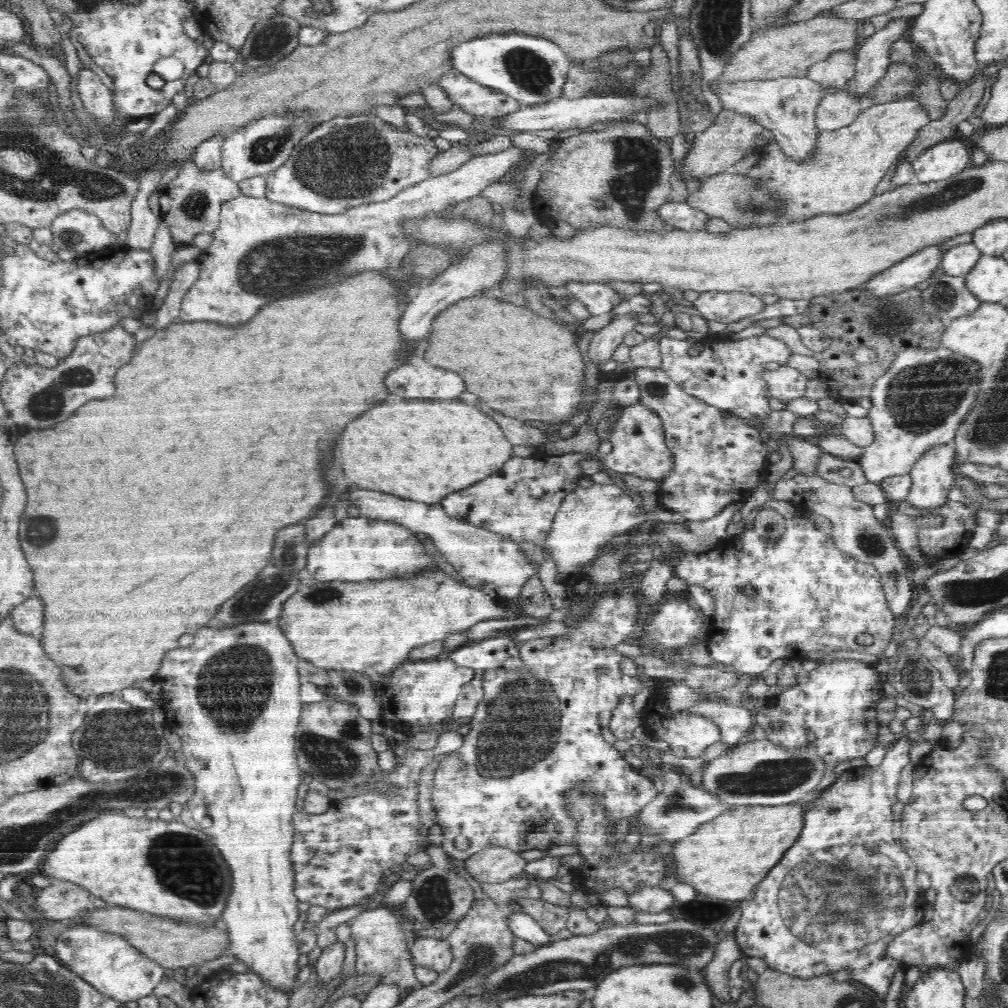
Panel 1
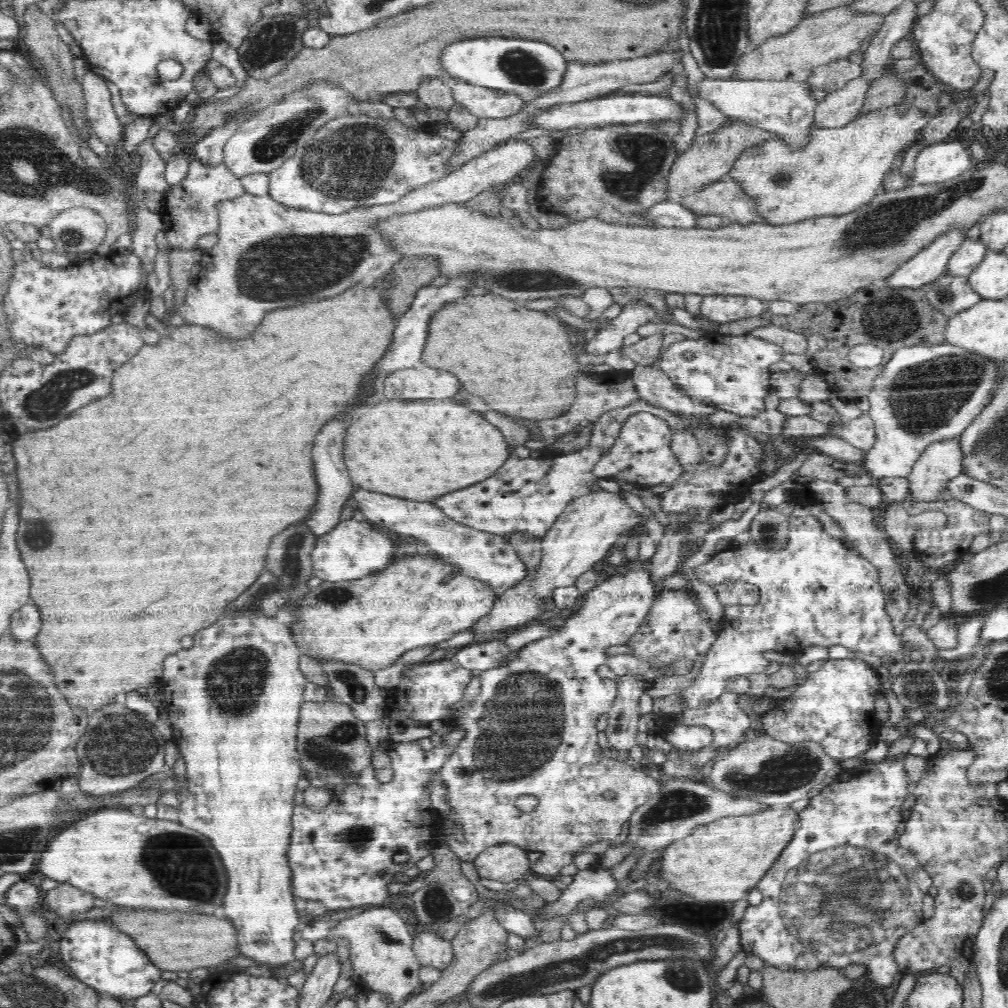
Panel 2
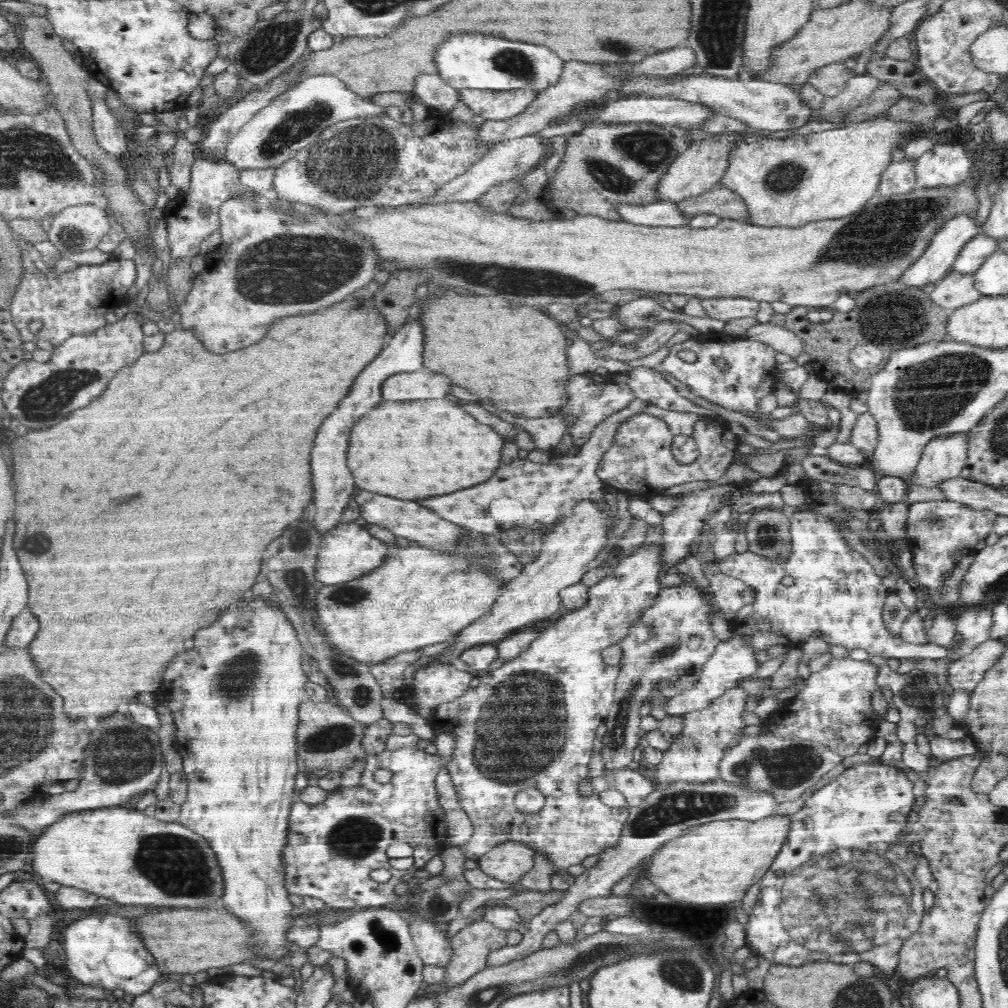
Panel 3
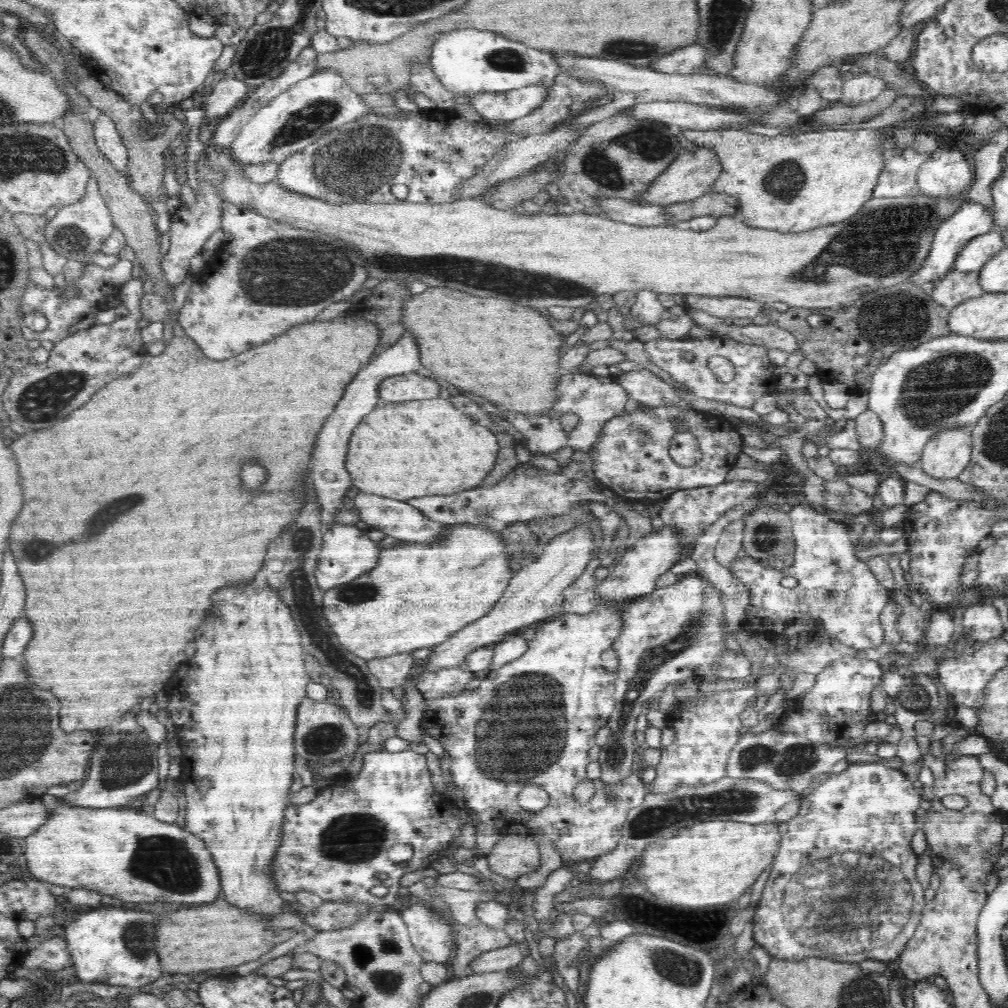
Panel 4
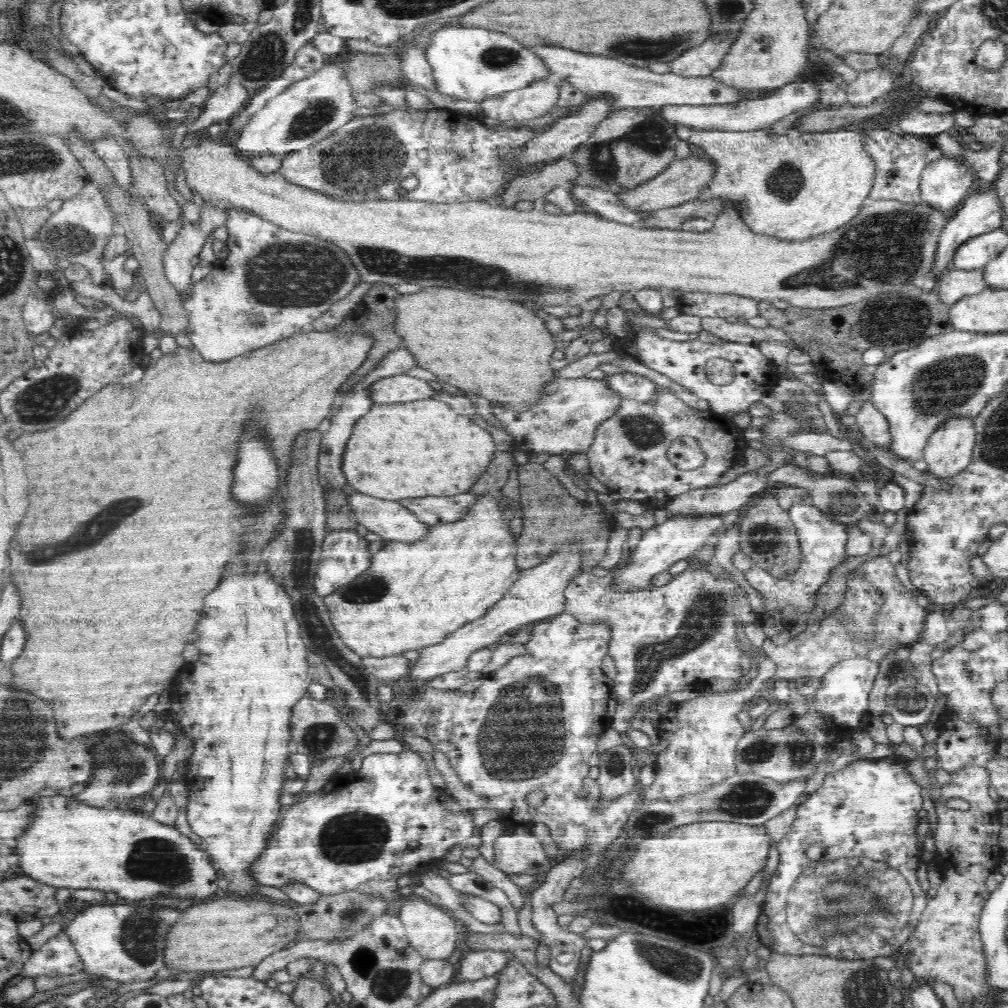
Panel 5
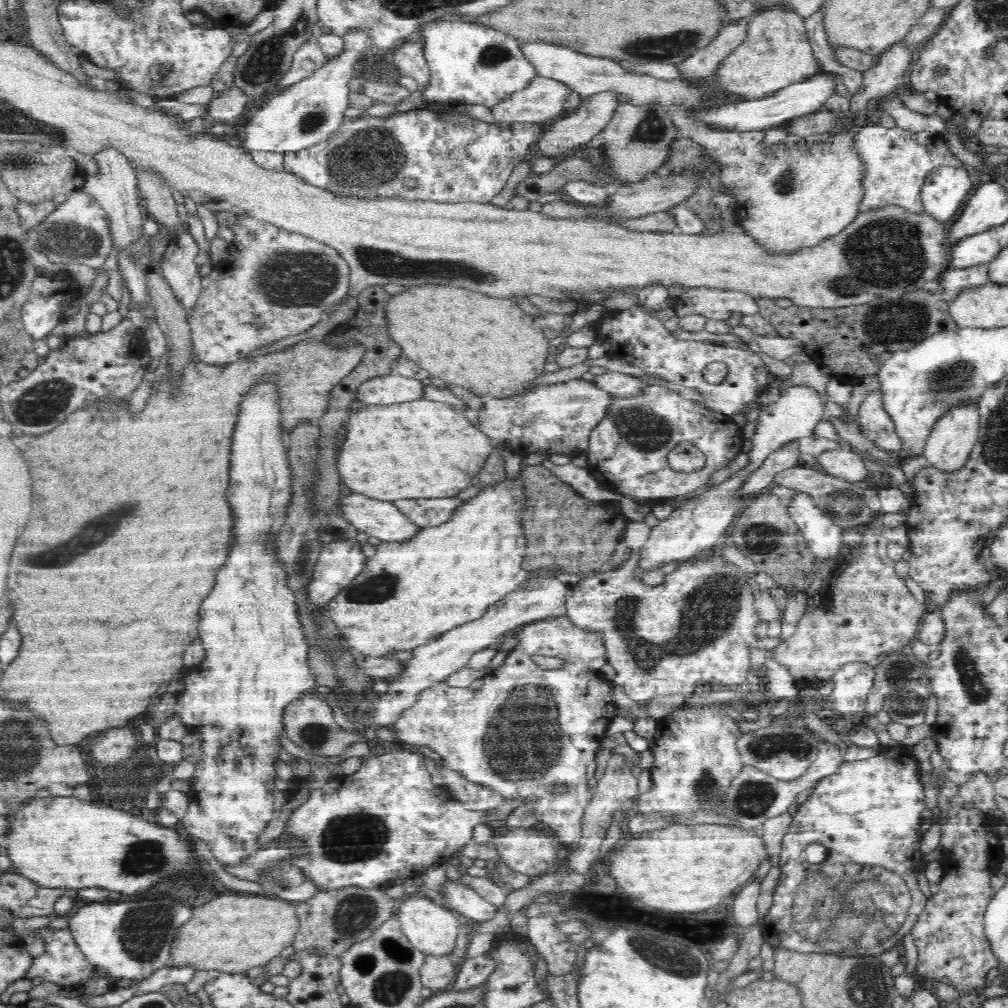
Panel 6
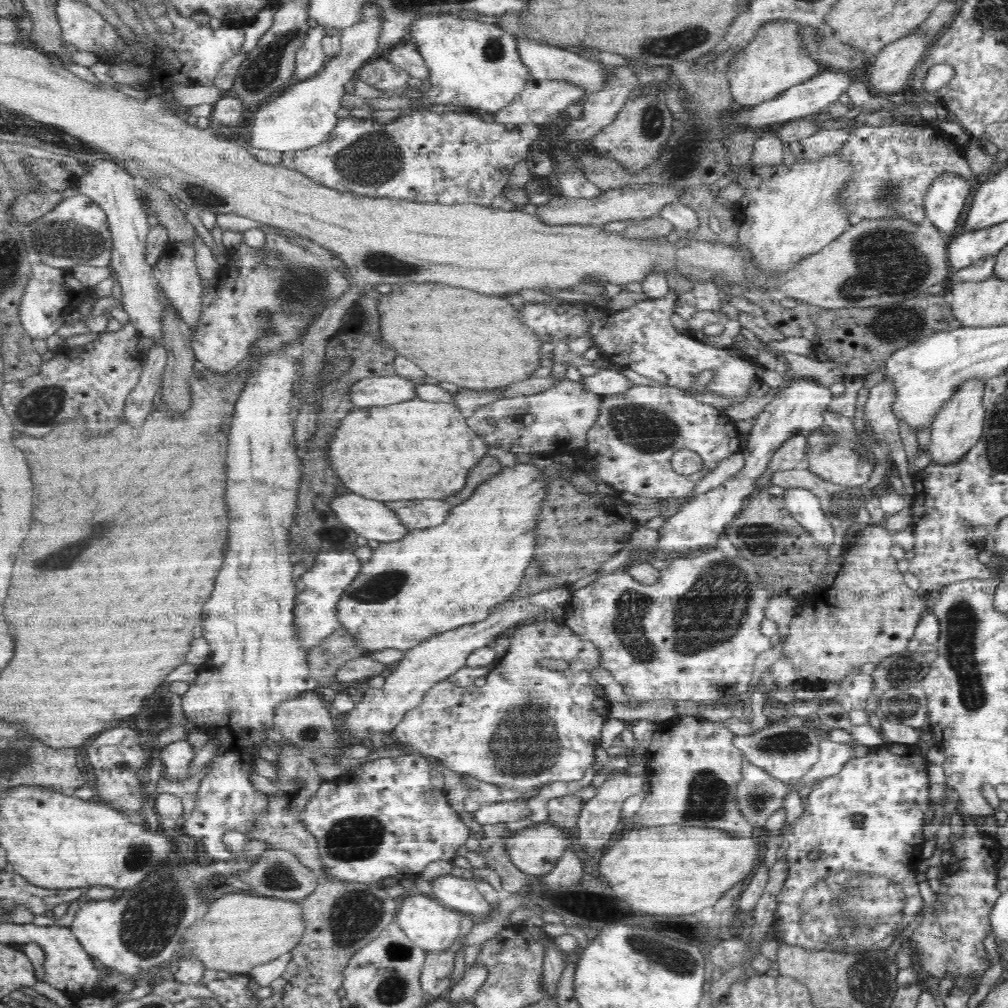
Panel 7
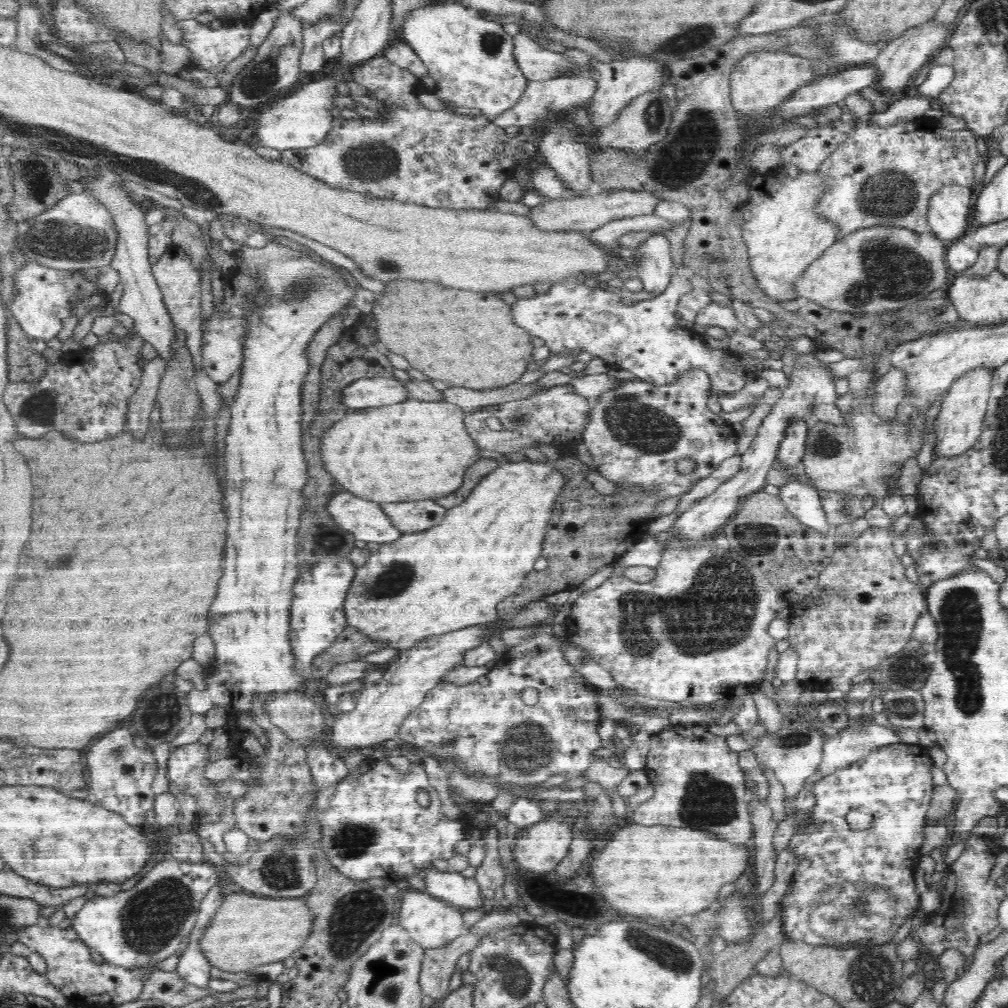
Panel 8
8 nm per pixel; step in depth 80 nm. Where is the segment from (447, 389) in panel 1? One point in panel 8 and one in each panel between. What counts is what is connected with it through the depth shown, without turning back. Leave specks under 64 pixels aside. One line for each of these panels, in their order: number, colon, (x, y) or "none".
2: (421, 382)
3: (420, 385)
4: (400, 388)
5: (400, 388)
6: (391, 389)
7: (380, 391)
8: (375, 392)

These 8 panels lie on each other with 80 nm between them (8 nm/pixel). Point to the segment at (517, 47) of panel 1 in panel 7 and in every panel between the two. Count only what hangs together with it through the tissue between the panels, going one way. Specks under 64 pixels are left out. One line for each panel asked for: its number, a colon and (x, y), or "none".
2: (528, 68)
3: (488, 63)
4: (467, 62)
5: (470, 63)
6: (472, 64)
7: (472, 64)

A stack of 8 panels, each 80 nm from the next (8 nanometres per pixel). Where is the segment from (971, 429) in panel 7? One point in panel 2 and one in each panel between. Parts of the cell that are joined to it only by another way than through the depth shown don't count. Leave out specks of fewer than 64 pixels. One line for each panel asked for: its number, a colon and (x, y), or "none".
2: (940, 462)
3: (944, 457)
4: (948, 452)
5: (949, 449)
6: (952, 438)

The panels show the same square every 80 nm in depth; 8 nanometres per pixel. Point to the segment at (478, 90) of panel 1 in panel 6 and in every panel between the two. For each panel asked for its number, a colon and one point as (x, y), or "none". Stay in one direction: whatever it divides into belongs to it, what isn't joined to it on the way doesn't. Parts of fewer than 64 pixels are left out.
2: (483, 102)
3: (493, 105)
4: (511, 105)
5: (540, 97)
6: (543, 99)

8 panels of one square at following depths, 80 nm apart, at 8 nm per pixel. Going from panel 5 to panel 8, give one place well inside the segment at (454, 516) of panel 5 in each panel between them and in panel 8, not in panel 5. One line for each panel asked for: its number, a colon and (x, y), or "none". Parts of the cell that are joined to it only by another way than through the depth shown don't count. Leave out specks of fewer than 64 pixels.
6: (424, 513)
7: (414, 514)
8: (408, 517)

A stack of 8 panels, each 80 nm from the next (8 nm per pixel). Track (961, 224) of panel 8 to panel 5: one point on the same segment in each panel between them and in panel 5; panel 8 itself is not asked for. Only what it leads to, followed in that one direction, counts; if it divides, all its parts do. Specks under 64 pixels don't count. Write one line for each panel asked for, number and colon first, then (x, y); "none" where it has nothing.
5: (943, 185)
6: (943, 190)
7: (946, 198)

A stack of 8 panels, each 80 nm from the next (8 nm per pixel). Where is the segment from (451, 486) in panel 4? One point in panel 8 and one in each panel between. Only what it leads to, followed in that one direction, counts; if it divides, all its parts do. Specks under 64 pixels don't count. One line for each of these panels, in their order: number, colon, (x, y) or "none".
5: (424, 448)
6: (421, 448)
7: (416, 449)
8: (415, 450)

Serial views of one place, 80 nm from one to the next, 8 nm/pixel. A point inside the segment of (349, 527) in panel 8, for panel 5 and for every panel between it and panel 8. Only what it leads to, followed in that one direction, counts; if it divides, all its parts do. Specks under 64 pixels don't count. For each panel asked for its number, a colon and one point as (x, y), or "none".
5: (393, 522)
6: (383, 520)
7: (373, 520)

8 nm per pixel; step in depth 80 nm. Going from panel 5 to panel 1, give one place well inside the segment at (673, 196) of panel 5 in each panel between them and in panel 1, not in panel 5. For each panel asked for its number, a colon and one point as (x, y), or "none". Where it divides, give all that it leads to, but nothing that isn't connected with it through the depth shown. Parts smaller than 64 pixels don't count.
1: (732, 136)
2: (711, 157)
3: (702, 164)
4: (691, 175)

